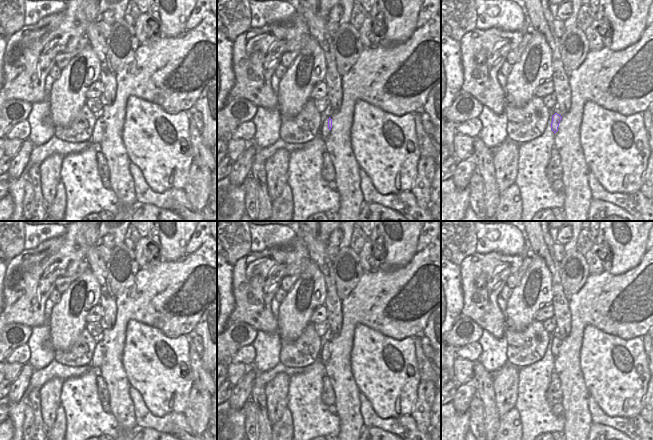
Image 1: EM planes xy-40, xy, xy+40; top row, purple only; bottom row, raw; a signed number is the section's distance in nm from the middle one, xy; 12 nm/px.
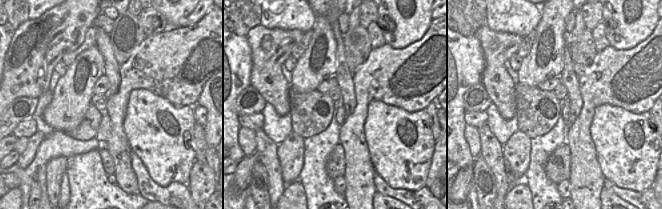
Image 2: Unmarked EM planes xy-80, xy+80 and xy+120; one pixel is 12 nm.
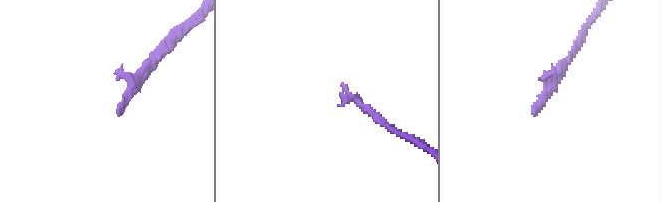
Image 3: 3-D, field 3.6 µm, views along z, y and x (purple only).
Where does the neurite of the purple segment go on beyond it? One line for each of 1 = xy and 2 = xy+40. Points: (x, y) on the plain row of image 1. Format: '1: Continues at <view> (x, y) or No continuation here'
1: Continues at xy (324, 355)
2: No continuation here.

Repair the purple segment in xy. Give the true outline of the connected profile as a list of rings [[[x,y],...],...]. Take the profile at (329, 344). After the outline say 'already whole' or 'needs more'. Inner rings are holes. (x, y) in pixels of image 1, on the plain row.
[[[329,333],[327,336],[322,337],[322,341],[320,343],[319,358],[324,364],[326,364],[328,361],[332,352],[332,343],[330,342],[330,336],[331,334]]]; needs more

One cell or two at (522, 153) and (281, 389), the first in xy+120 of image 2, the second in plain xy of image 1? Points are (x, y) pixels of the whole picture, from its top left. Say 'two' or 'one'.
one

